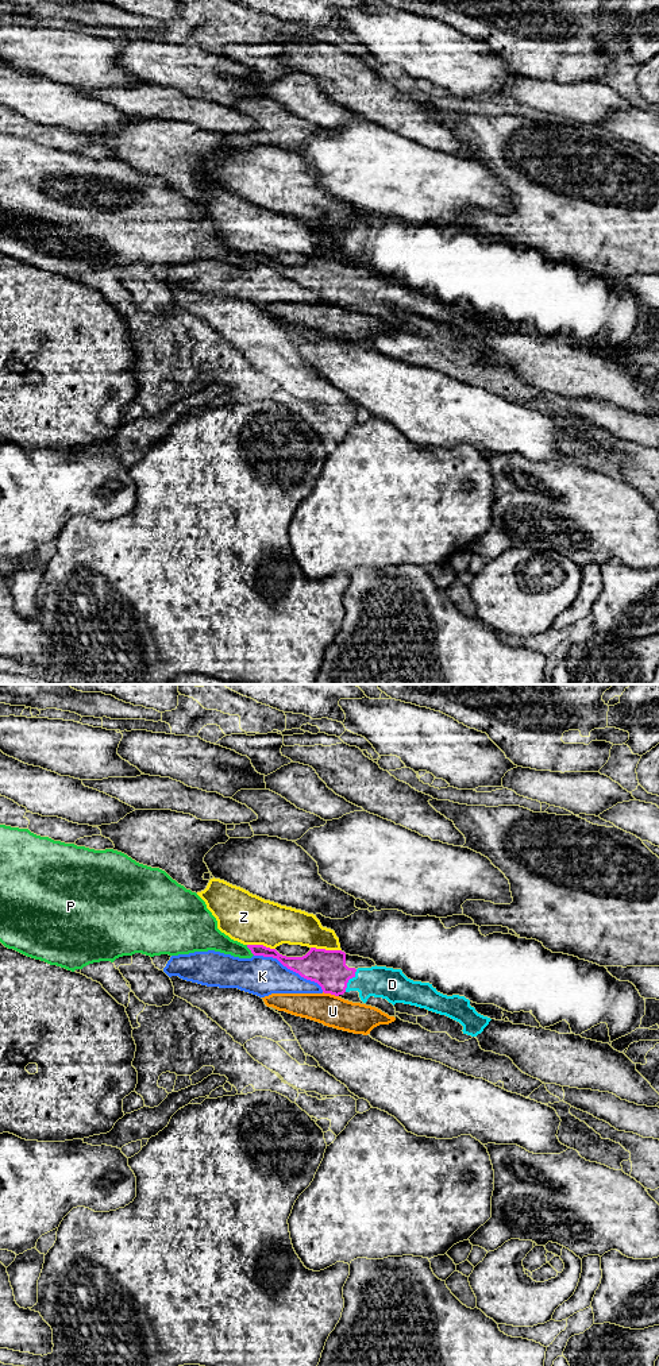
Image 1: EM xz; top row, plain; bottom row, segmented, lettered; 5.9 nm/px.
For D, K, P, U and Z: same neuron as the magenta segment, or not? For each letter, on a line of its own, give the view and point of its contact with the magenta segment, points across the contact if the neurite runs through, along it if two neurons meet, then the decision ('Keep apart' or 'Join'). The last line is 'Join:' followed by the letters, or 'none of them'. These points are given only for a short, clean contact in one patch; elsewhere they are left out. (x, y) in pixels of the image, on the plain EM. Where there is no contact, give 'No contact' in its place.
D: Touches magenta at xz (349, 288). Path across: xz (327, 277), (338, 288), (349, 288), (380, 290). Join
K: Touches magenta at xz (289, 277). Keep apart
P: Touches magenta at xz (250, 258). Keep apart
U: Touches magenta at xz (331, 303). Boundary: xz (323, 300), (338, 305). Keep apart
Z: Touches magenta at xz (324, 258). Keep apart
Join: D

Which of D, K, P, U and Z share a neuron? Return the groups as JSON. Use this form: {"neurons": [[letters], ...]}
{"neurons": [["D"], ["K"], ["P"], ["U"], ["Z"]]}

